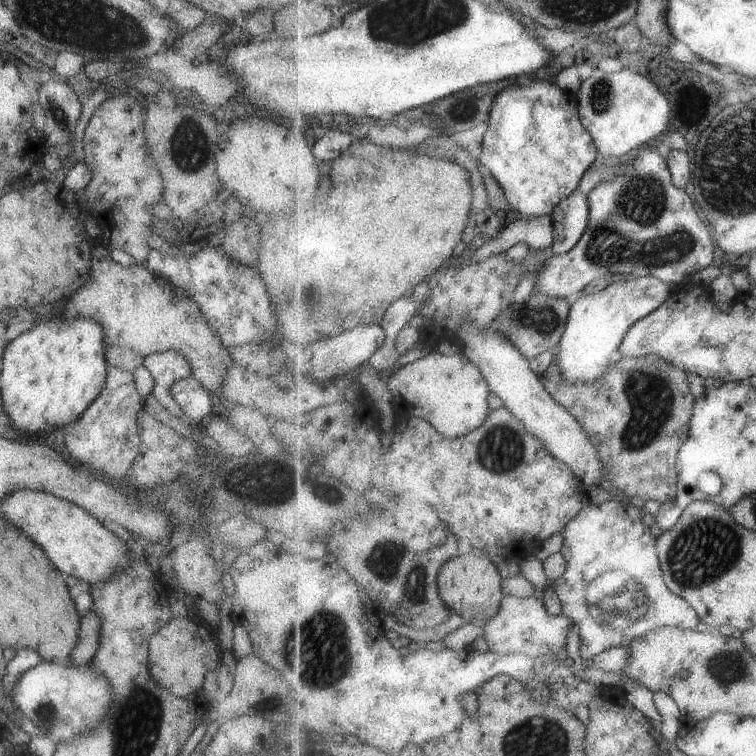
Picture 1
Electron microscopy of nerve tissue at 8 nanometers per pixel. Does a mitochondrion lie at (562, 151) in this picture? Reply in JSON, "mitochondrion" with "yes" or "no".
{"mitochondrion":"no"}

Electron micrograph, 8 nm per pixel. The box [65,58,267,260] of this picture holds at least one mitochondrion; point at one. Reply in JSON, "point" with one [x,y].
{"point":[187,153]}

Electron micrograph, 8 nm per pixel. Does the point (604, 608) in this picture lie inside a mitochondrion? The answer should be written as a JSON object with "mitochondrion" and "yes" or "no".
{"mitochondrion":"yes"}

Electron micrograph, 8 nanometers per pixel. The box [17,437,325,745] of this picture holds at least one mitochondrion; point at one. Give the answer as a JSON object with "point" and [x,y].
{"point":[50,714]}

